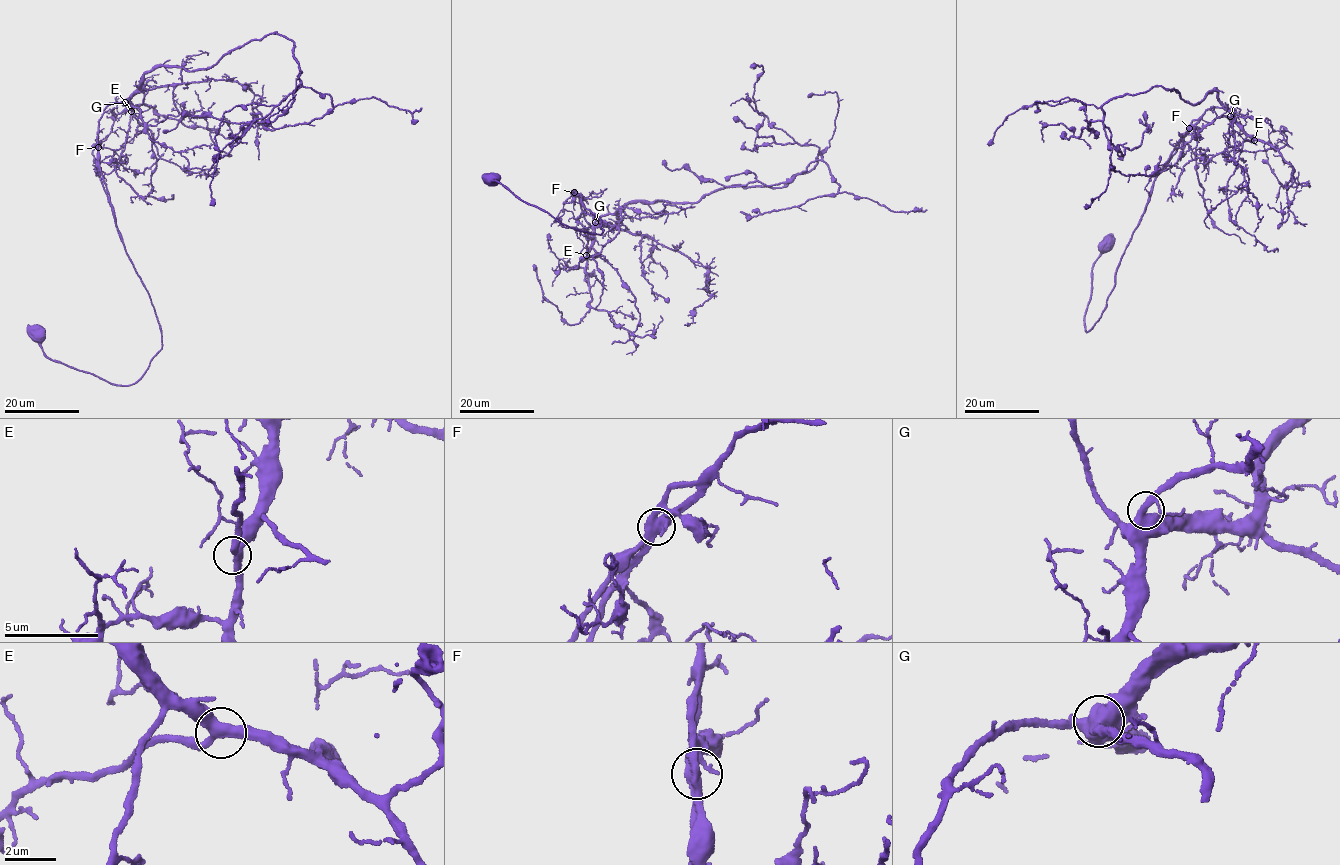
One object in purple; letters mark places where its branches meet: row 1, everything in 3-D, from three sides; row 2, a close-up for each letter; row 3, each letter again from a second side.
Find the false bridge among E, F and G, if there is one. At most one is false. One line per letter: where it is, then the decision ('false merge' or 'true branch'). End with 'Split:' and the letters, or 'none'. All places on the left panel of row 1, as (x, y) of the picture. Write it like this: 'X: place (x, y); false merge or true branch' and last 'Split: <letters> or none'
E: place (131, 111); true branch
F: place (98, 147); false merge
G: place (125, 102); true branch
Split: F

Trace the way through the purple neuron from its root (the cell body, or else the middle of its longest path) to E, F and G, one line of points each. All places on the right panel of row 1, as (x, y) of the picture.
E: (1107, 243), (1091, 271), (1085, 332), (1101, 316), (1155, 178), (1180, 136), (1214, 107), (1230, 110), (1254, 140)
F: (1107, 243), (1091, 271), (1085, 332), (1101, 316), (1156, 175), (1189, 128)
G: (1107, 243), (1091, 271), (1085, 332), (1101, 316), (1155, 178), (1180, 136), (1208, 109), (1226, 108), (1230, 116)

